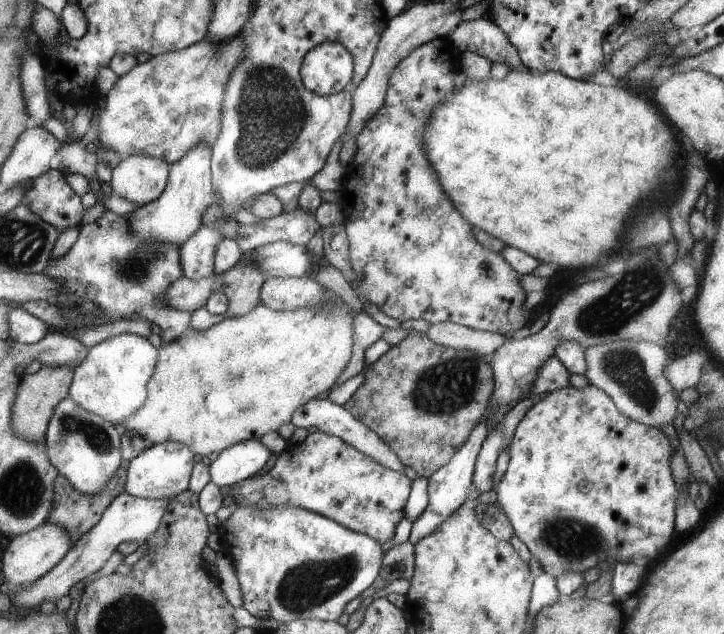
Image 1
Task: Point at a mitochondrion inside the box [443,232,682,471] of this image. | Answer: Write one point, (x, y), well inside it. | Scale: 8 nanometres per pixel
(606, 314)

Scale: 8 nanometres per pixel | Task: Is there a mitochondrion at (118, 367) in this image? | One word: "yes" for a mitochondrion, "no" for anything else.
no

